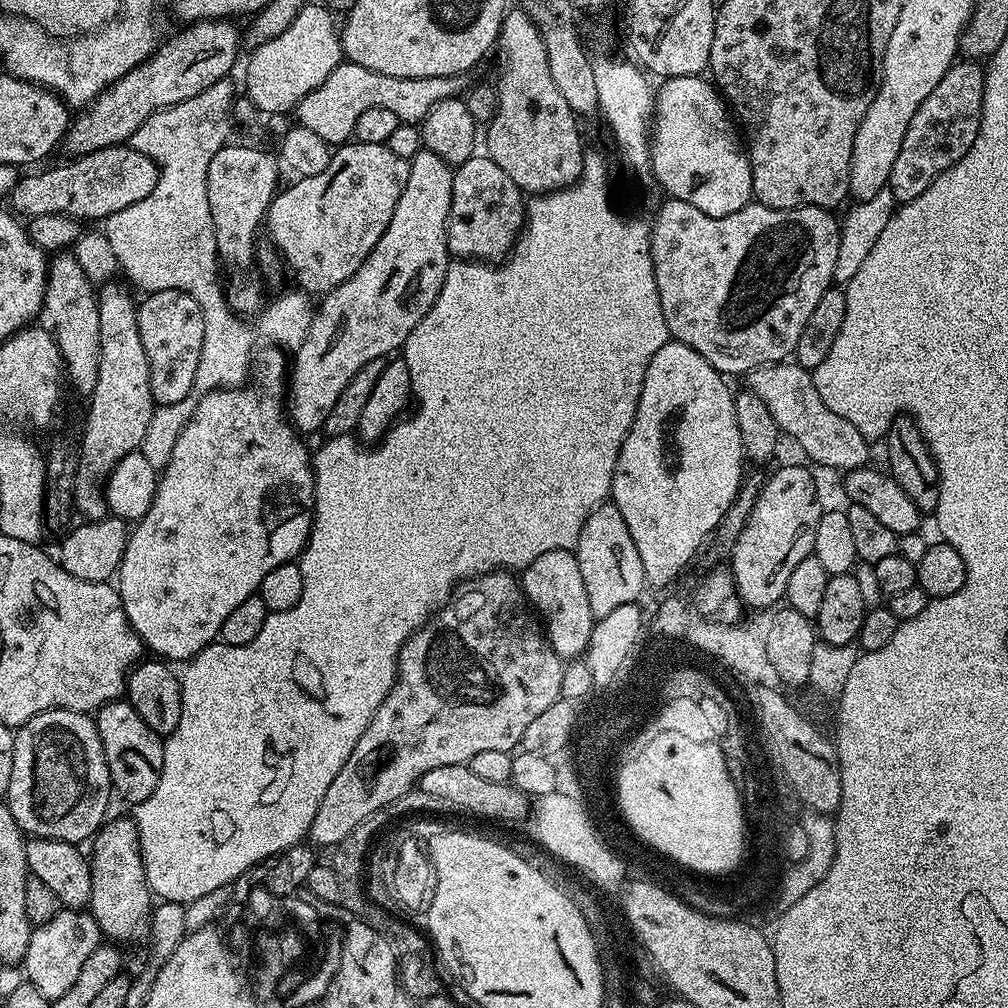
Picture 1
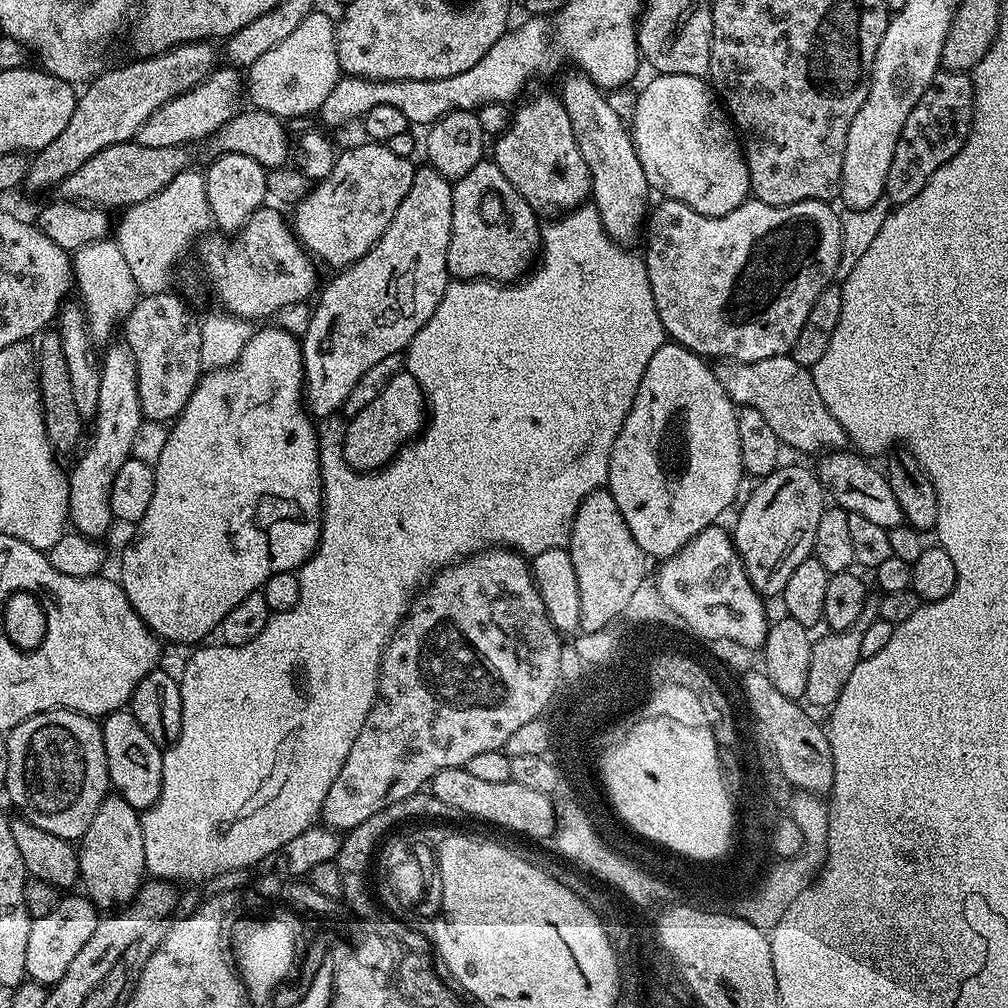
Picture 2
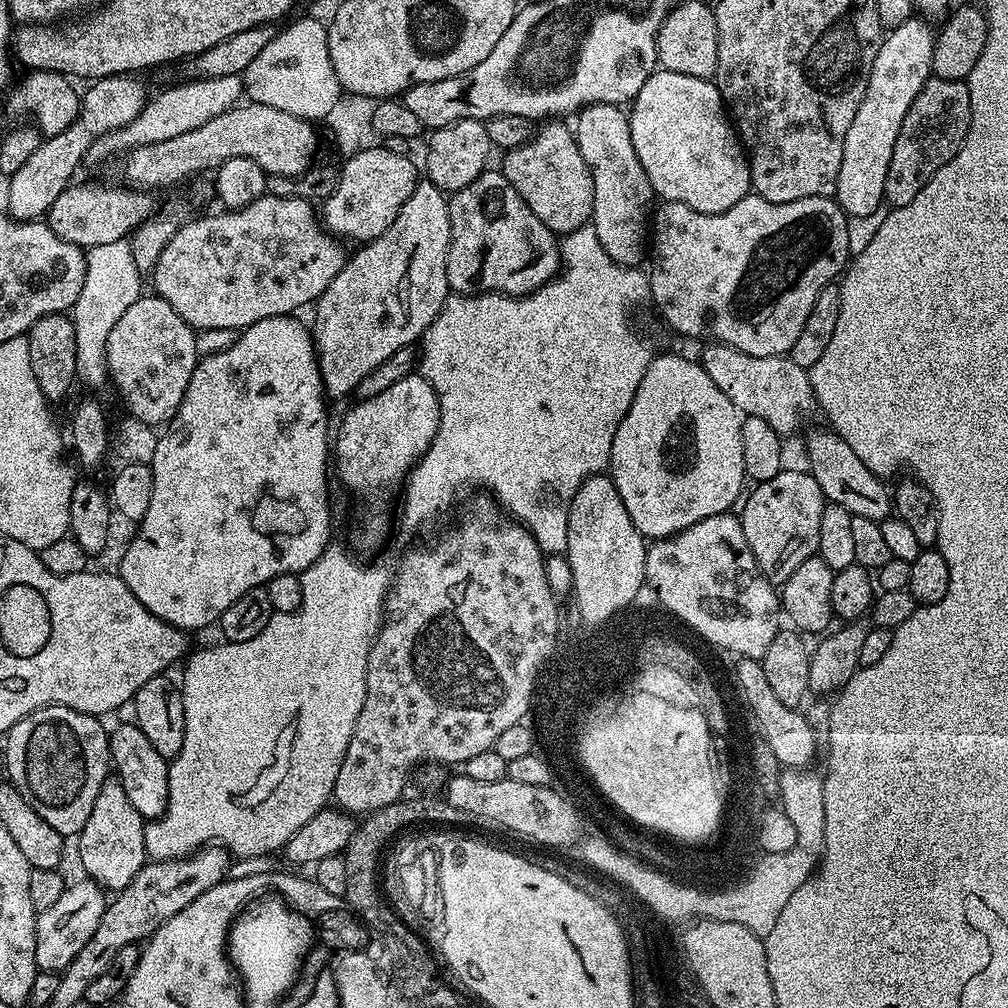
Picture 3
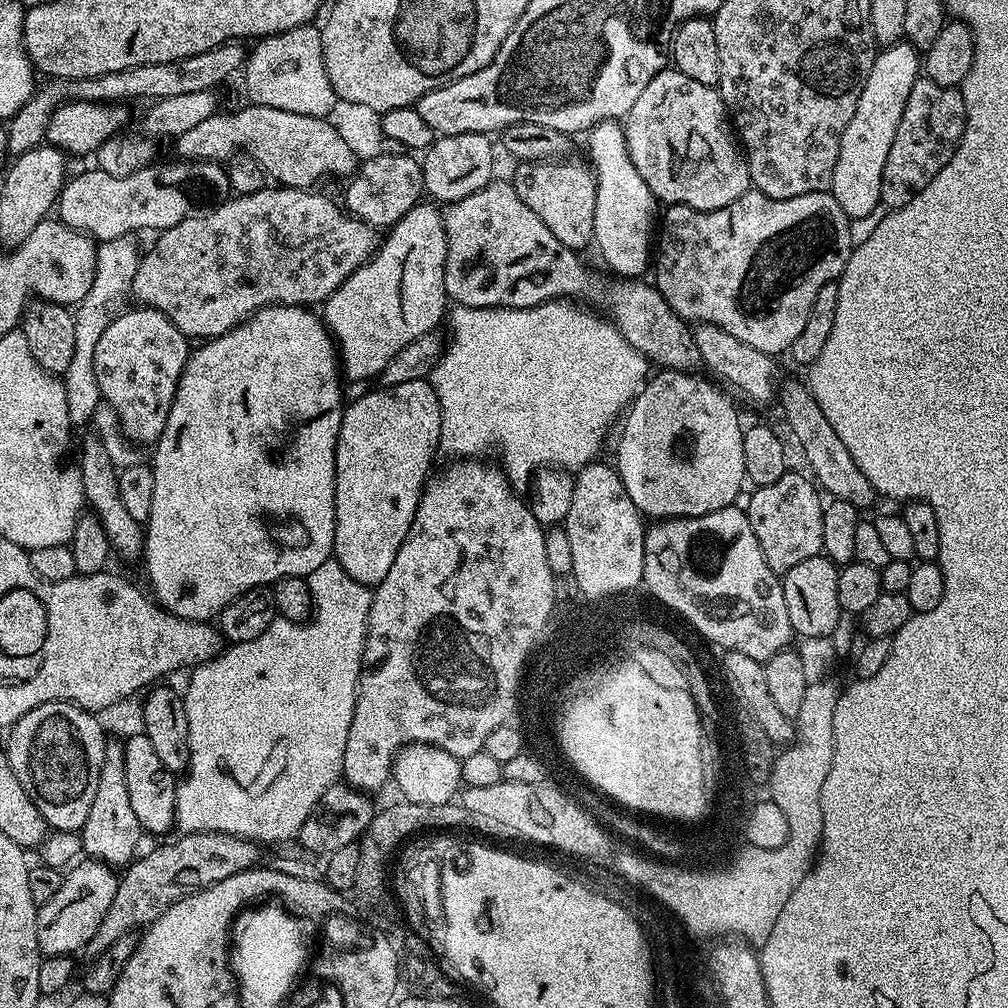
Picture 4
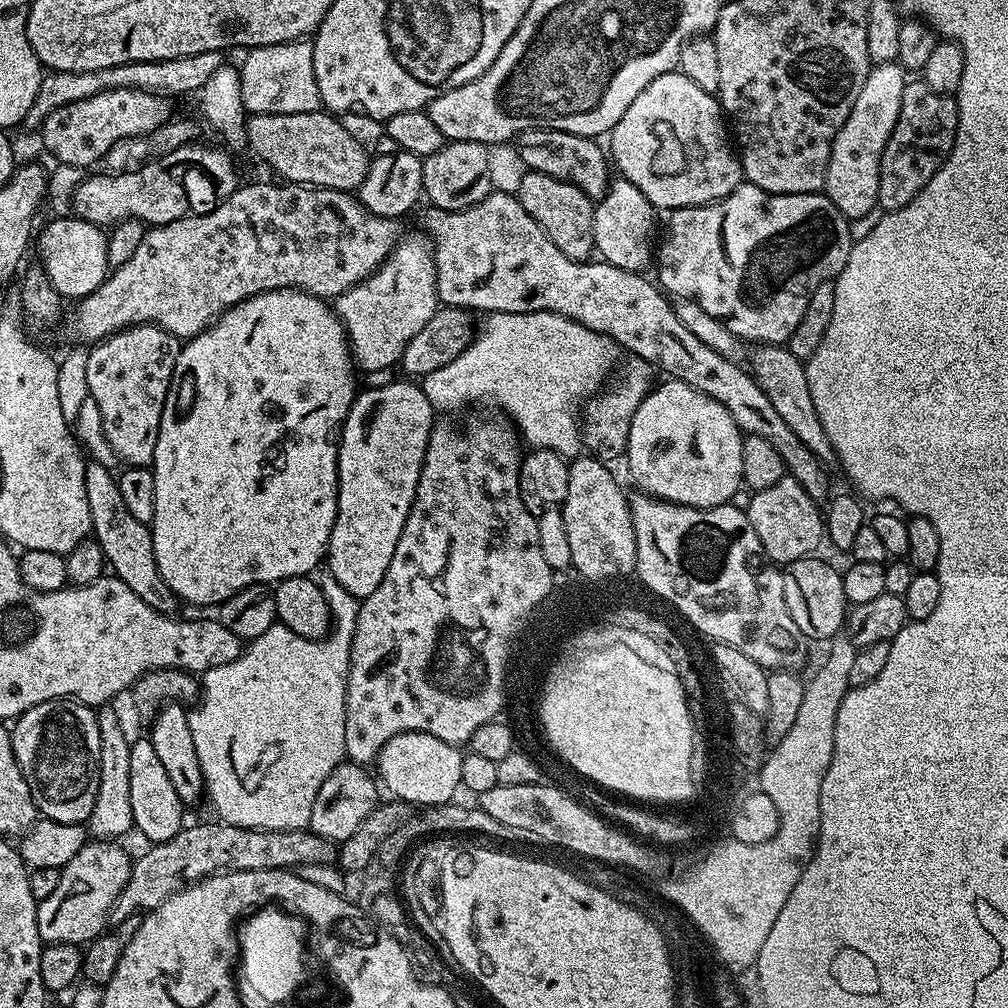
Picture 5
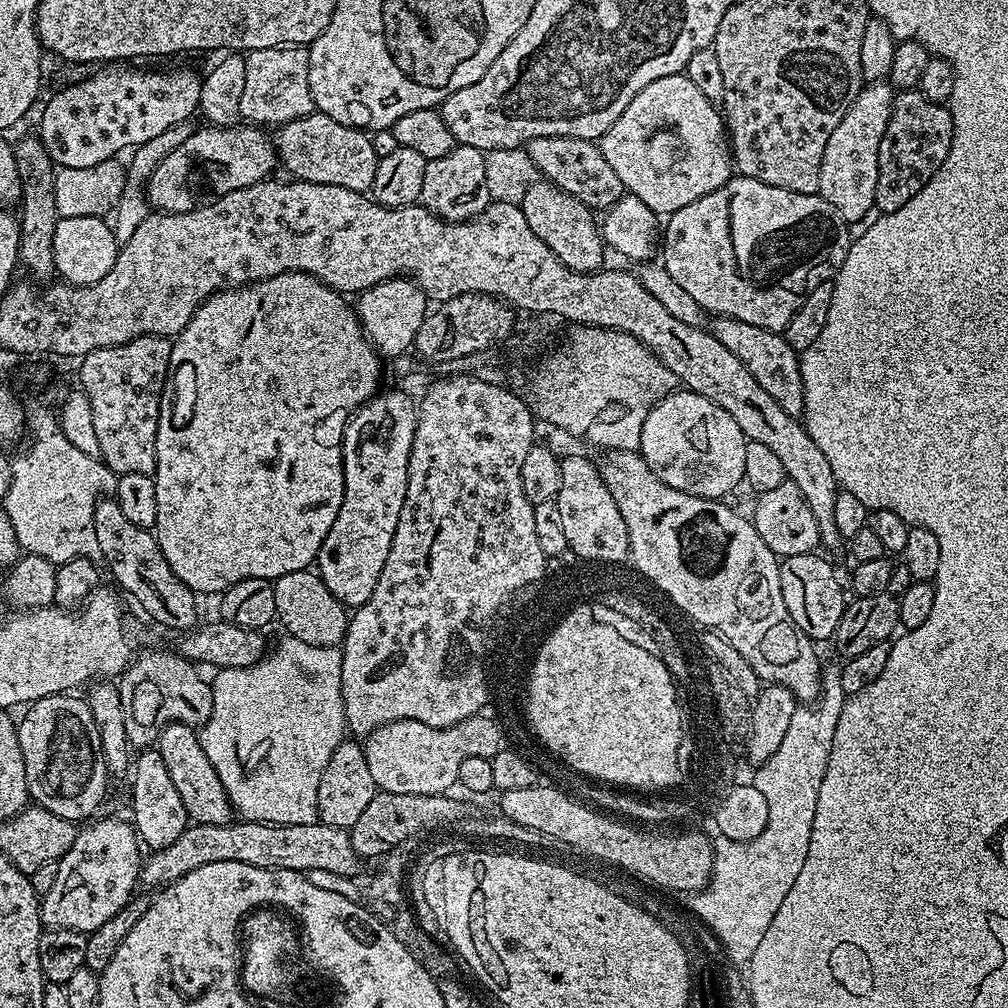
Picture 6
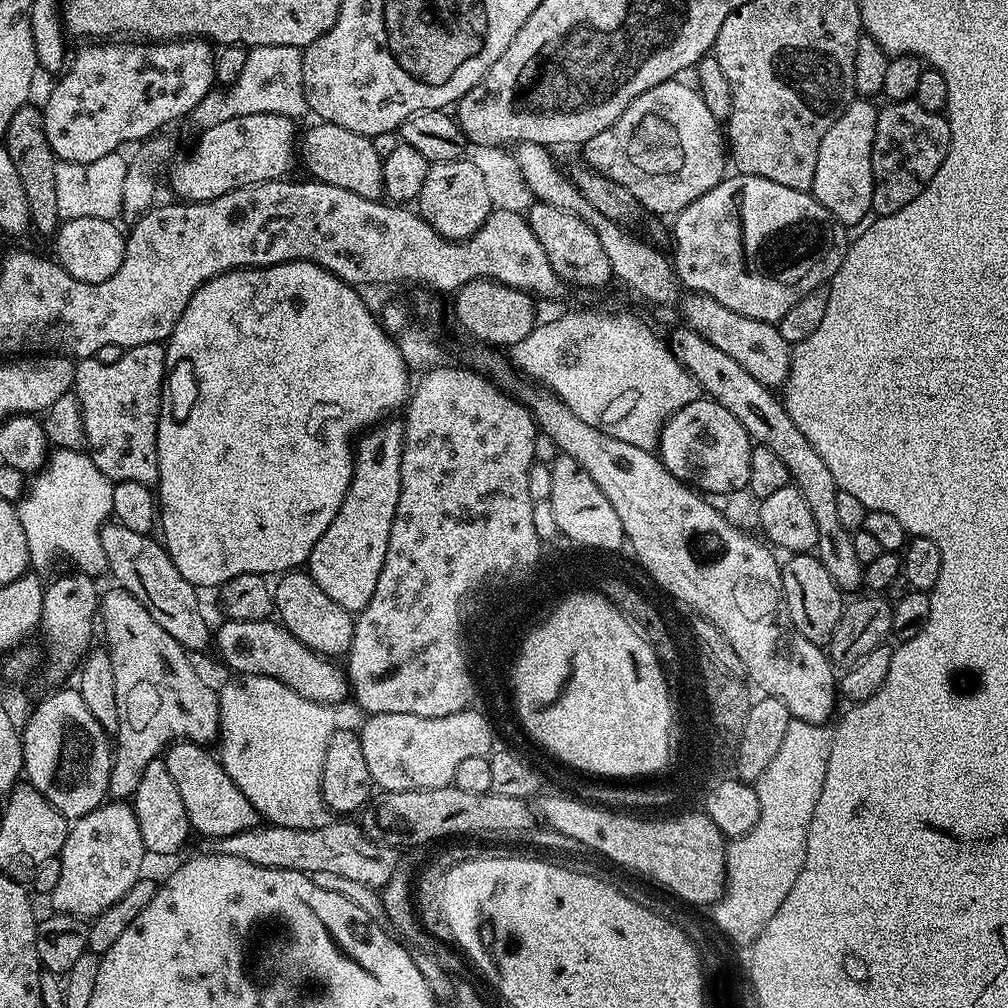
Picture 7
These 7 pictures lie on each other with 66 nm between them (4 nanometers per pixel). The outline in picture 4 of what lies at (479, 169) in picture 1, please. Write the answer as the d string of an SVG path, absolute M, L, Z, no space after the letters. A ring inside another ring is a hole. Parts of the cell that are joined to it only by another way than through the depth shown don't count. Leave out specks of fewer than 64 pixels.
M507 179L489 180L482 190L470 194L453 204L444 204L442 208L444 229L446 230L446 266L444 267L444 285L449 301L466 308L533 308L551 300L580 298L585 296L593 305L604 303L603 311L607 319L653 365L674 372L692 372L701 367L698 346L692 337L692 328L681 320L679 314L662 298L660 291L651 283L643 284L643 279L616 278L605 290L596 276L588 273L586 265L579 260L571 248L562 246L546 225L538 219L538 214L518 198L514 186Z

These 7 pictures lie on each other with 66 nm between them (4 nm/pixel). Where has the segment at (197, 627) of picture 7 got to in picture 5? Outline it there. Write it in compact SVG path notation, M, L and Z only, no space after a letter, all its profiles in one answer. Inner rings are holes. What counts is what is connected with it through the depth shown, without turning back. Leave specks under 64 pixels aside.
M88 462L85 463L84 473L86 474L86 502L90 506L92 523L91 535L102 550L111 571L122 582L126 582L126 586L130 586L130 590L134 590L134 594L138 594L138 598L146 602L146 606L165 614L175 613L178 597L172 593L170 586L166 586L162 574L158 574L151 527L138 522L138 518L130 514L126 501L122 499L122 490L113 469Z

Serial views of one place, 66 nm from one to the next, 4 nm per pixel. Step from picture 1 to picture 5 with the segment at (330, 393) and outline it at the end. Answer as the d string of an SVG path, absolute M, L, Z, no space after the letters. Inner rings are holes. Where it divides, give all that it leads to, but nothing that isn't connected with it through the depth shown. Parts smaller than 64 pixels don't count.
M412 232L409 236L407 233L397 240L396 249L384 259L384 265L378 271L335 297L336 314L348 331L353 357L363 371L365 368L368 372L384 372L391 364L399 365L406 346L410 346L410 338L414 338L414 334L418 334L418 330L422 330L422 326L426 326L426 322L430 322L430 318L434 318L436 313L436 263L432 253L432 241L427 235L417 232Z

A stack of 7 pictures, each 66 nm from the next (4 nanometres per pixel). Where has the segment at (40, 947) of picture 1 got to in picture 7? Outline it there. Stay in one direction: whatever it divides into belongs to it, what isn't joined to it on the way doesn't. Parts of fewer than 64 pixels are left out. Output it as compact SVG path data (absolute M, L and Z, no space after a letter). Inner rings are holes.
M105 802L90 810L90 814L80 816L71 821L68 837L62 846L60 853L60 865L62 866L62 878L58 878L58 886L50 894L52 908L58 912L65 912L71 916L91 918L102 914L106 906L114 906L134 882L141 879L144 868L144 843L142 842L142 830L138 830L138 818L136 812L128 802Z

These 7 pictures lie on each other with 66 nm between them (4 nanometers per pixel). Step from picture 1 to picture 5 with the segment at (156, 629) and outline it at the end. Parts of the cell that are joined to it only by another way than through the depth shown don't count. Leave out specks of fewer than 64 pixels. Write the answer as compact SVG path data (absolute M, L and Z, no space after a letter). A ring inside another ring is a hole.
M279 288L278 290L270 290L263 292L257 296L246 298L242 302L238 302L232 308L225 308L220 316L211 326L204 332L199 332L197 336L192 337L181 347L178 358L176 359L176 369L172 375L170 382L170 390L166 394L166 402L162 410L162 422L158 430L158 442L154 450L154 458L151 462L151 470L154 474L154 518L151 522L152 541L154 542L154 558L158 562L158 574L162 574L162 578L166 582L166 586L170 586L170 590L181 601L184 600L188 604L213 604L219 606L224 601L230 599L236 592L241 592L244 588L249 588L252 584L275 585L286 578L294 578L295 576L307 576L315 573L315 568L321 567L322 561L325 559L328 551L328 539L332 533L332 527L336 521L336 511L338 510L338 474L336 473L336 450L338 433L343 425L346 414L350 410L352 401L358 395L358 387L356 388L356 372L358 373L358 365L353 357L351 347L348 342L348 331L345 330L343 322L340 321L336 314L335 307L329 301L321 300L320 297L304 292L301 288Z

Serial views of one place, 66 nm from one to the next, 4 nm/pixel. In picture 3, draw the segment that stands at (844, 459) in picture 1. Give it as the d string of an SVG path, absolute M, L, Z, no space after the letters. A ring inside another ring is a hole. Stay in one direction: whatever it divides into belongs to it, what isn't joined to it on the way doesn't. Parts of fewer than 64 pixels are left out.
M705 343L704 353L698 356L698 362L710 374L714 386L734 402L734 406L744 416L762 418L782 438L799 426L804 415L814 408L812 378L809 369L798 366L791 355L755 356L742 354L742 350L731 348L728 344Z

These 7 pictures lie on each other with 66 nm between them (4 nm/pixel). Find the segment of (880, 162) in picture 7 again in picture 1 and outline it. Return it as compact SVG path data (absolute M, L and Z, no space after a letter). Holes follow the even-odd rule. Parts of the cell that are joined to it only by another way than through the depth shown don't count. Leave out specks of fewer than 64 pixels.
M957 59L942 74L942 82L930 90L926 102L914 110L906 138L902 138L902 150L894 158L894 170L890 170L888 188L893 192L897 205L910 202L938 178L954 162L958 162L974 146L974 138L980 132L980 111L984 97L984 68L975 60Z

